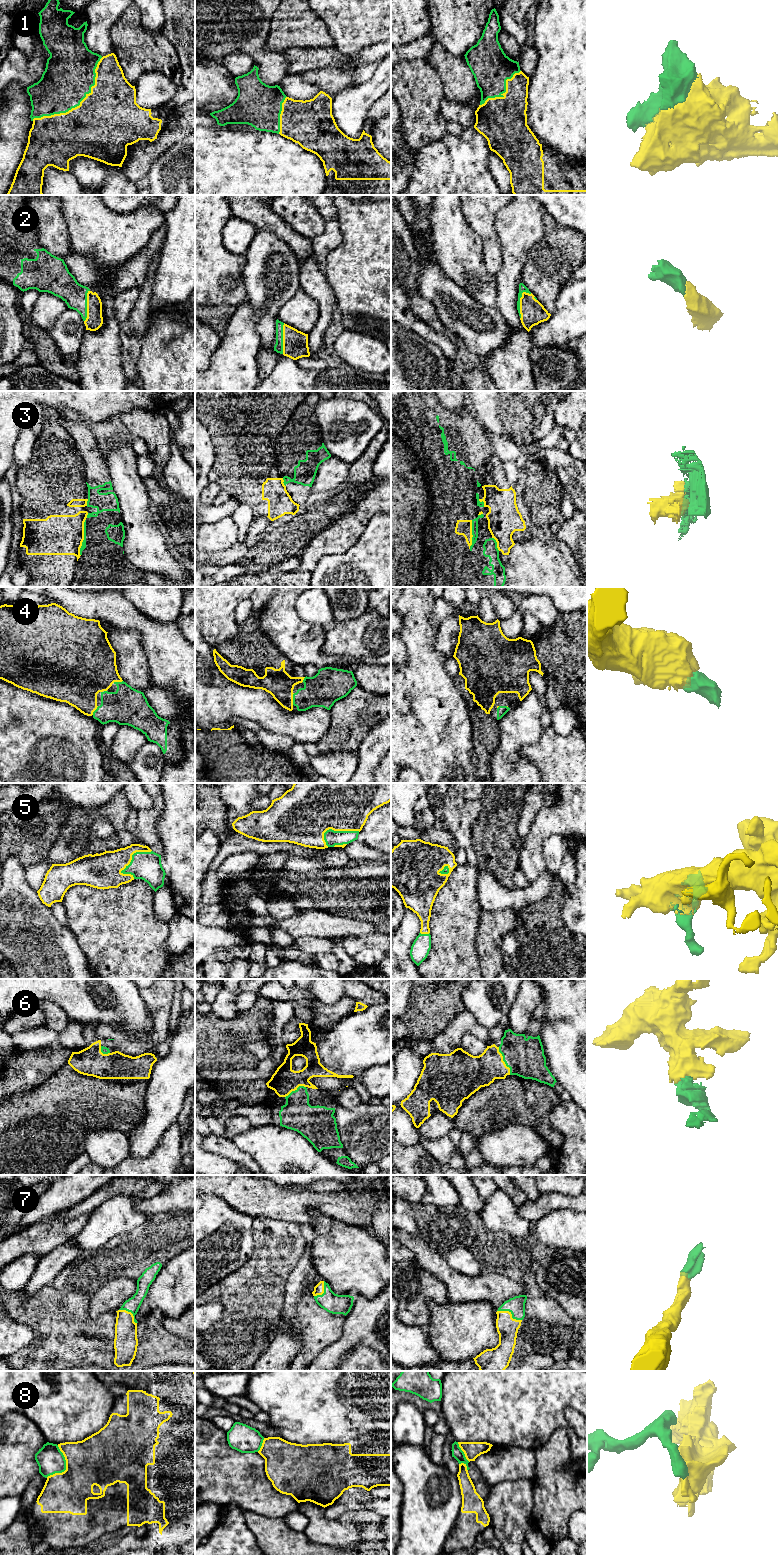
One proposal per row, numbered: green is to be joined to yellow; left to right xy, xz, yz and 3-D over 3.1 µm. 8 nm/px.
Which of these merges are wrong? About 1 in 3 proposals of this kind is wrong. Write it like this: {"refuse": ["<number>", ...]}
{"refuse": ["3", "8"]}

